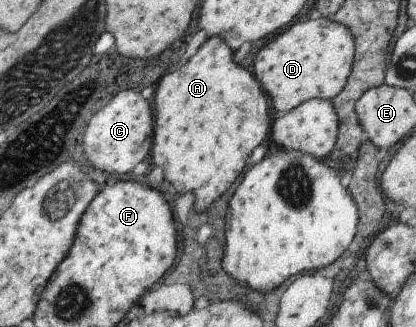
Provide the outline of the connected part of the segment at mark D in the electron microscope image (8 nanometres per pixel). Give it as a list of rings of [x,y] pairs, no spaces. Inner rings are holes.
[[[329,18],[292,23],[284,33],[256,51],[252,73],[276,111],[290,111],[308,99],[332,100],[346,84],[354,61],[354,37],[348,27]]]

